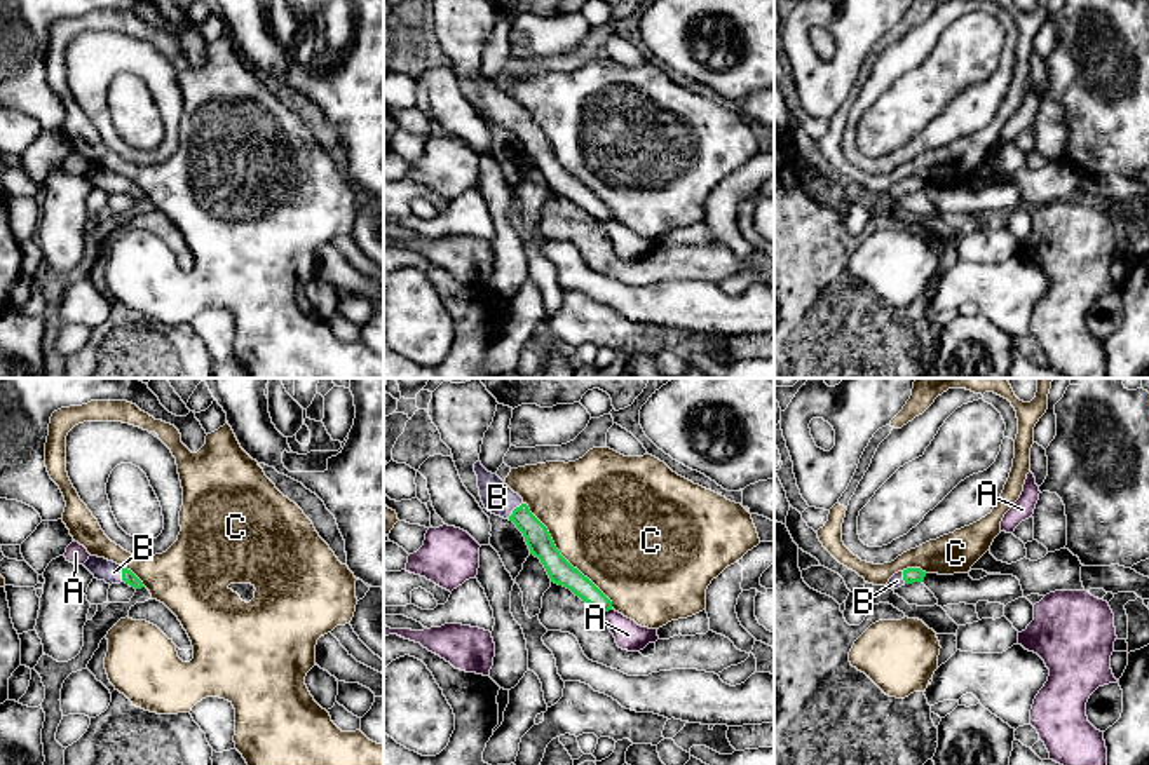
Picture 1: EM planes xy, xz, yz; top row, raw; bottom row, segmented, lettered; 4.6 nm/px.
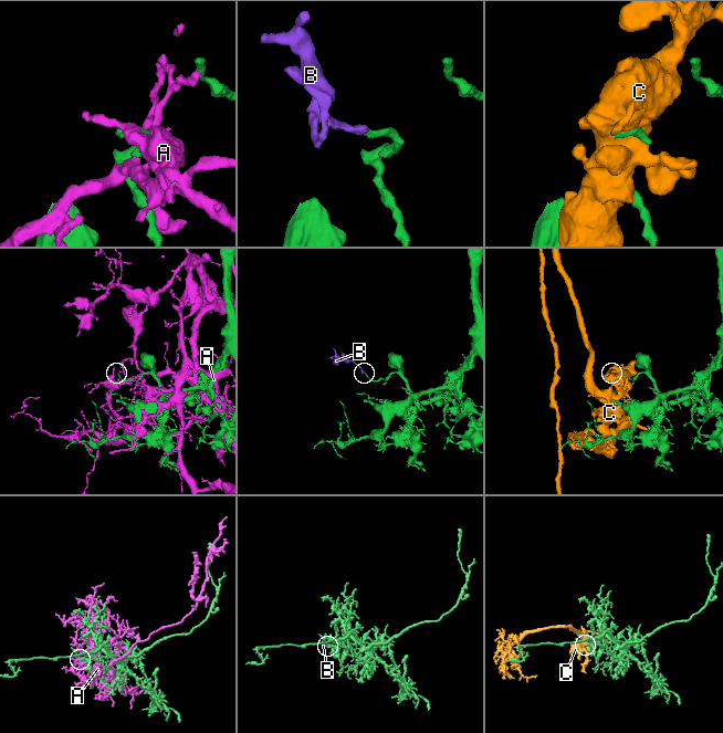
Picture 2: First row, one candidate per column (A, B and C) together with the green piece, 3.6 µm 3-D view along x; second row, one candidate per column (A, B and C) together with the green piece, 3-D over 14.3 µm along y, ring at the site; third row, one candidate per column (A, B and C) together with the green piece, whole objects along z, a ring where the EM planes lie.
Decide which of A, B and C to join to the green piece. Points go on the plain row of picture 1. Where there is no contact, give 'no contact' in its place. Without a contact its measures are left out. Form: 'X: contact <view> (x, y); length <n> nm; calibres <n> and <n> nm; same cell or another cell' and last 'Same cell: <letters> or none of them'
A: contact xz (607, 220); length 60 nm; calibres 100 and 130 nm; another cell
B: contact xz (513, 121); length 100 nm; calibres 120 and 150 nm; same cell
C: contact xz (562, 166); length 650 nm; calibres 120 and 500 nm; another cell
Same cell: B

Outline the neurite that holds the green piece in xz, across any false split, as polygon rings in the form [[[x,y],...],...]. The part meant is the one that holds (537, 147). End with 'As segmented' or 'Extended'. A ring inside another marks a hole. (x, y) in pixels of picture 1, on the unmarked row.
[[[479,70],[474,73],[474,82],[485,118],[516,134],[530,164],[541,169],[551,192],[570,199],[600,223],[612,220],[612,211],[560,164],[547,138],[530,122],[523,108],[497,84],[488,82]]]. Extended

